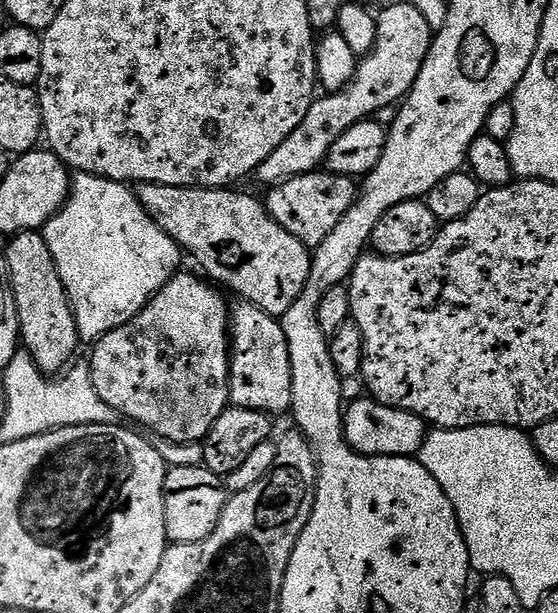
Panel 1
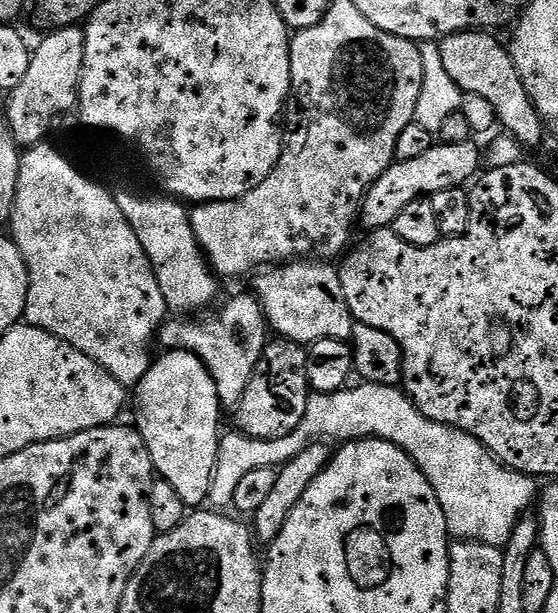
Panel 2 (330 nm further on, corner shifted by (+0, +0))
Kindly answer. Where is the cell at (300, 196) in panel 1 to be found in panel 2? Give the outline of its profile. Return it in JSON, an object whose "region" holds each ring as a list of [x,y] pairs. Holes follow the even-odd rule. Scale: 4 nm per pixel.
{"region":[[[436,142],[430,150],[426,150],[426,154],[421,154],[418,158],[394,162],[386,170],[386,174],[382,174],[378,182],[374,182],[374,186],[365,196],[358,217],[359,223],[365,224],[365,229],[368,230],[391,226],[394,218],[402,214],[403,208],[410,206],[410,202],[414,202],[419,196],[430,198],[438,190],[450,190],[467,185],[481,171],[480,160],[482,164],[482,148],[480,152],[476,142],[466,144]]]}

